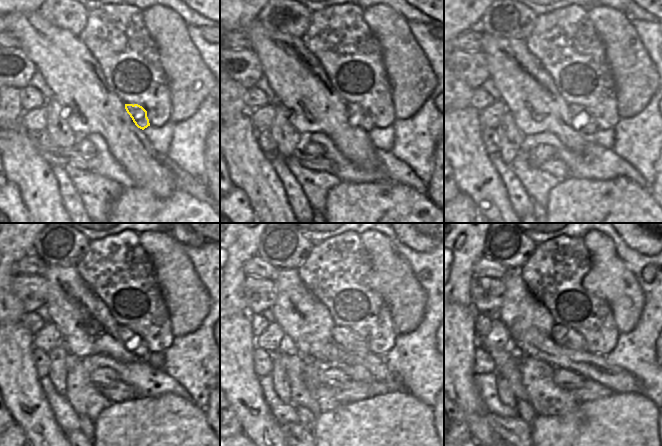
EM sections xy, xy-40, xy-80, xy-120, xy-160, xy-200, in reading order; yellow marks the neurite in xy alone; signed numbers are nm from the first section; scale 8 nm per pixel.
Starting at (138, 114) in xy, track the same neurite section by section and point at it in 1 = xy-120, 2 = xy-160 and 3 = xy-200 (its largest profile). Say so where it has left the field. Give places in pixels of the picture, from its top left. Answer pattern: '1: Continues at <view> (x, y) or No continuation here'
1: Continues at xy-120 (125, 334)
2: Continues at xy-160 (342, 336)
3: Continues at xy-200 (562, 335).

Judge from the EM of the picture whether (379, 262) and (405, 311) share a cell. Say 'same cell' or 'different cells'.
same cell

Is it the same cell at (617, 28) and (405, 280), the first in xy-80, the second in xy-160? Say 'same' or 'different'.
same

